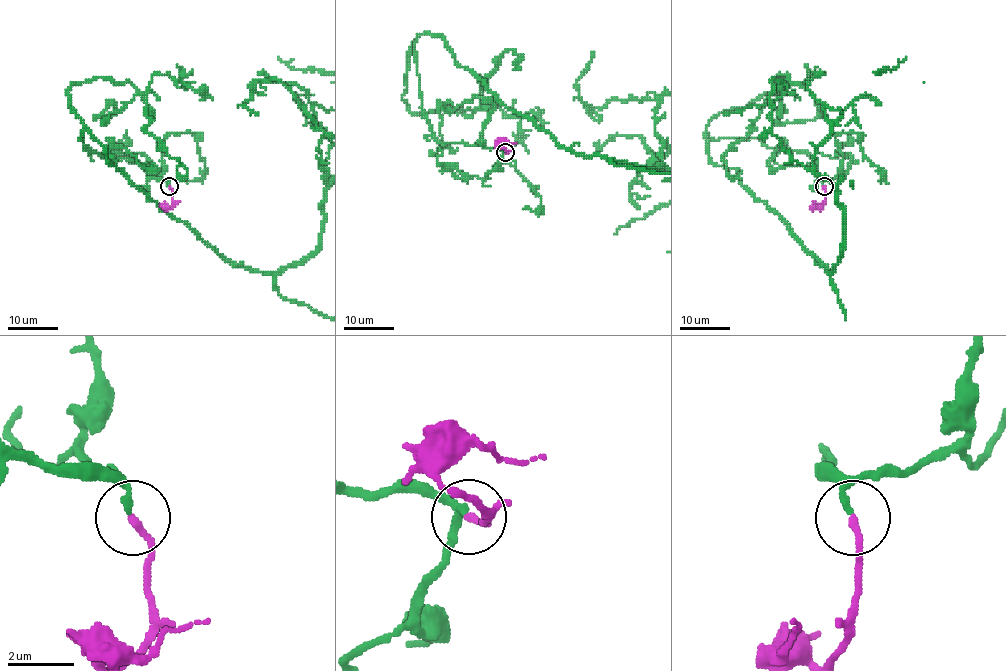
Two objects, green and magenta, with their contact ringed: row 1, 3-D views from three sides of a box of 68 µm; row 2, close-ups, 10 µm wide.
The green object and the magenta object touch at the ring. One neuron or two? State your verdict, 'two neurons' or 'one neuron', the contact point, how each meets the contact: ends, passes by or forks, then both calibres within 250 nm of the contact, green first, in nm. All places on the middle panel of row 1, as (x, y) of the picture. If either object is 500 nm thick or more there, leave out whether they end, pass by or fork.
one neuron; at (505, 152); green passes by; magenta ends there; 130 nm thick on the green side, 200 nm on the other

